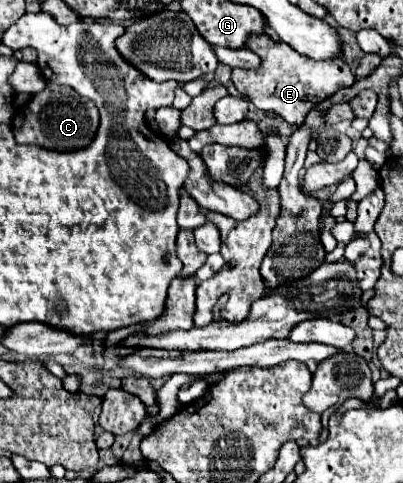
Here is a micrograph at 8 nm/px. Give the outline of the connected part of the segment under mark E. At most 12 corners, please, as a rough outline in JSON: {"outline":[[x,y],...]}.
{"outline":[[251,34],[257,70],[231,80],[259,110],[303,126],[309,110],[355,82],[343,52],[311,60]]}

